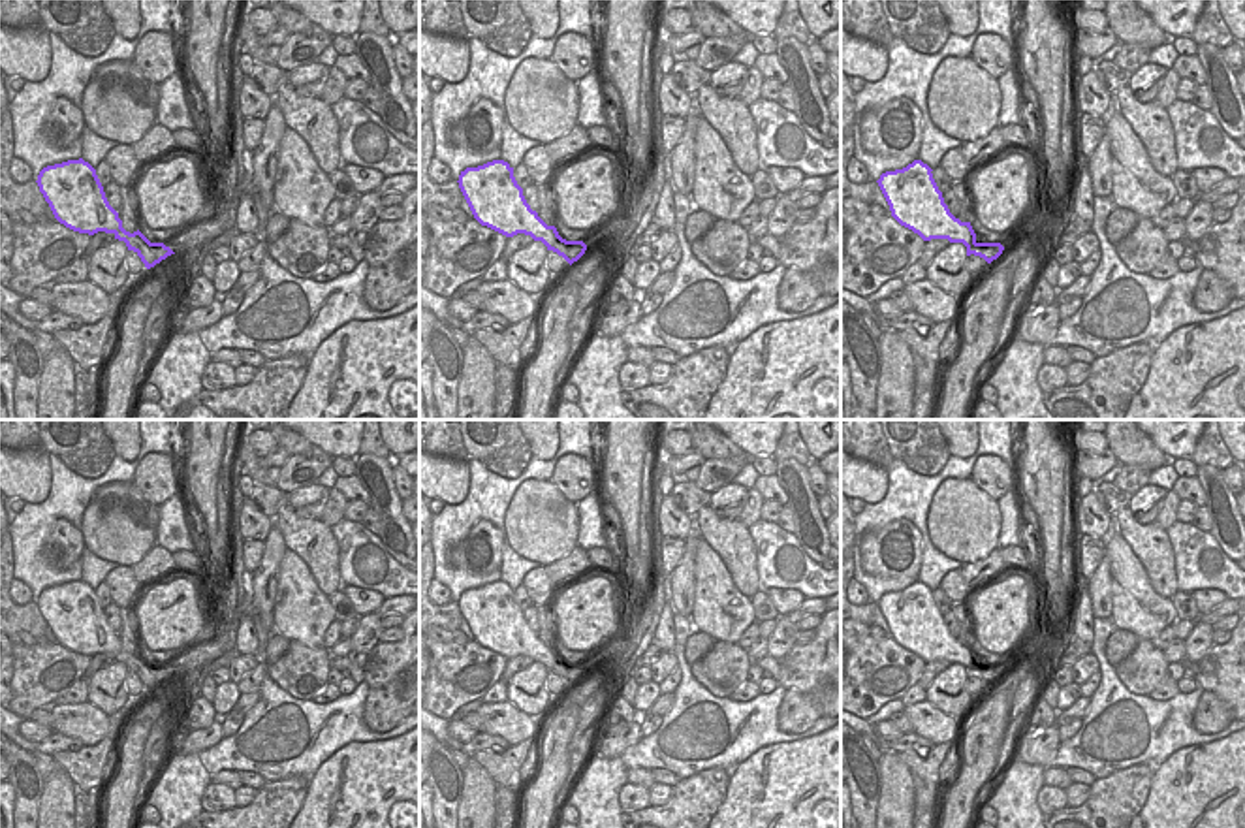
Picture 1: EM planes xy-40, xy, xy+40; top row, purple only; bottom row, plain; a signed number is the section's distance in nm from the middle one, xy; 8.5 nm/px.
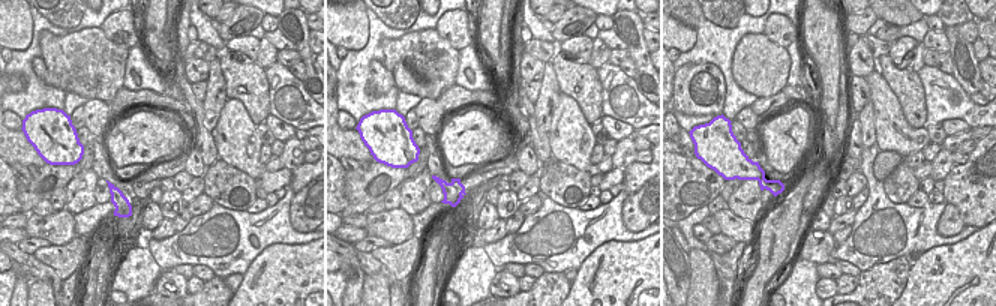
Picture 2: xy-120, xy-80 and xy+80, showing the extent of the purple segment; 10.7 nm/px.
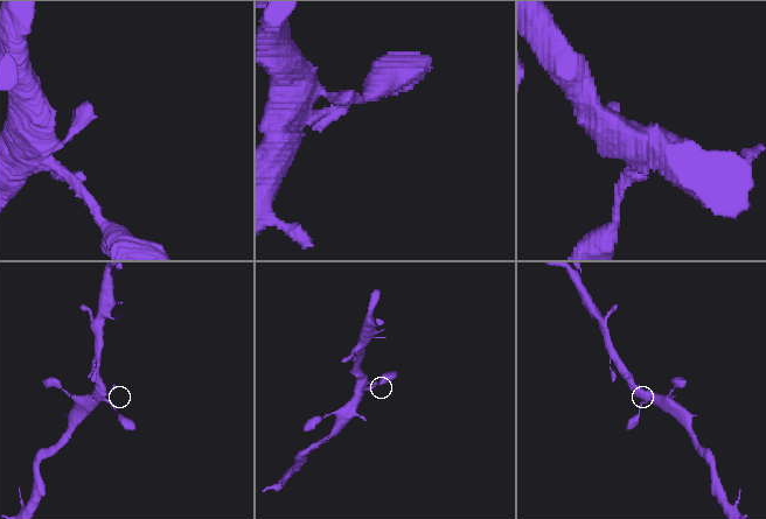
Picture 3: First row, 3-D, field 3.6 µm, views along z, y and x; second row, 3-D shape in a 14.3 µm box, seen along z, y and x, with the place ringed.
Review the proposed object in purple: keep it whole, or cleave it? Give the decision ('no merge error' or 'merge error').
no merge error

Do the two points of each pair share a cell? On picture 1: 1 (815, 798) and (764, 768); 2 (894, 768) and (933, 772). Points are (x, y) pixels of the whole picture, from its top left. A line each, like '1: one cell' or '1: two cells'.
1: one cell
2: two cells

